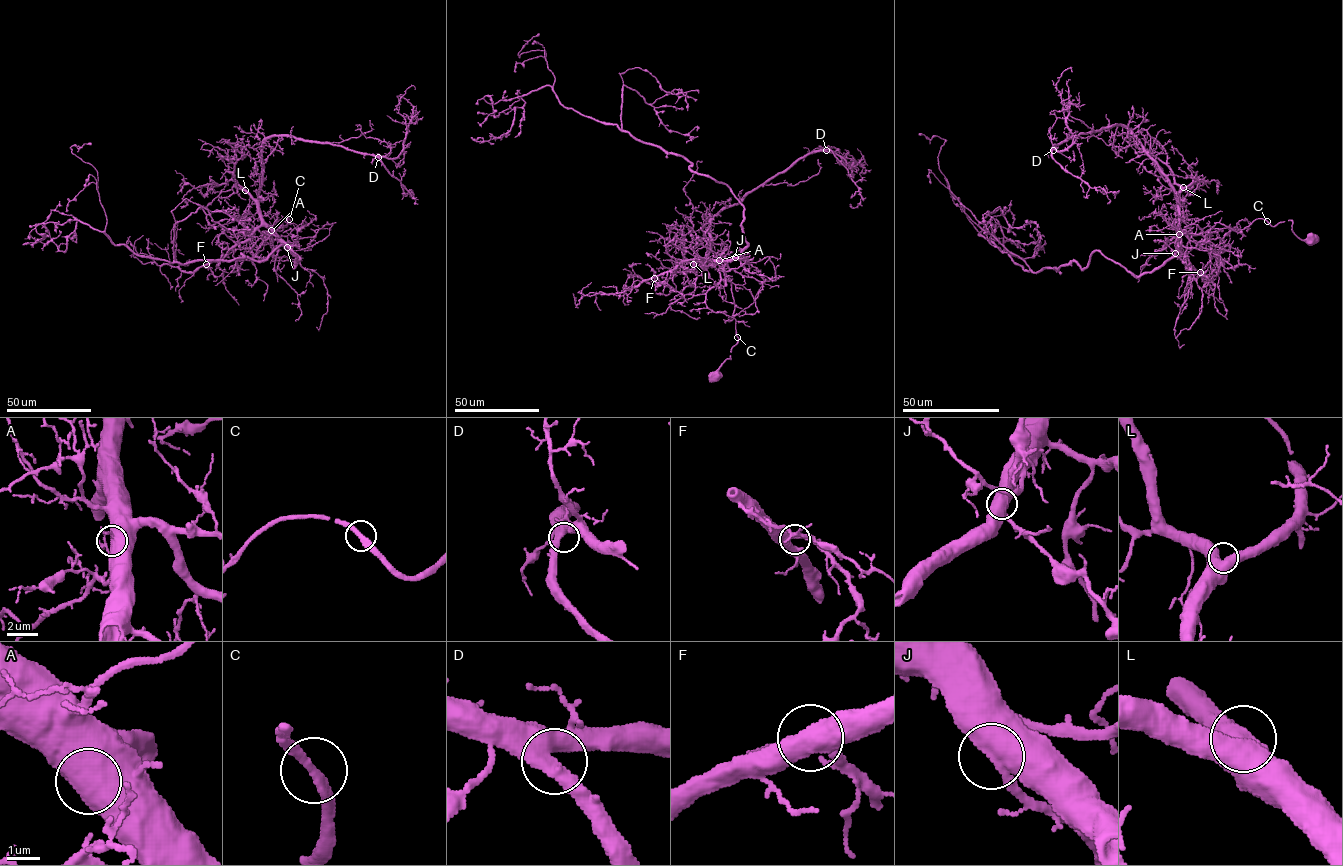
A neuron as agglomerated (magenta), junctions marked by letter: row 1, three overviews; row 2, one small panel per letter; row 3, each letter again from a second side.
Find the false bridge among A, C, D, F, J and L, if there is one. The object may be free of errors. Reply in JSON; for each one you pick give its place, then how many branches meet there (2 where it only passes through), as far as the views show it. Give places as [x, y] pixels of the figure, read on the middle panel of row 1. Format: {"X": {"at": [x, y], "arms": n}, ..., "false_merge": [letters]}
{"false_merge": []}

